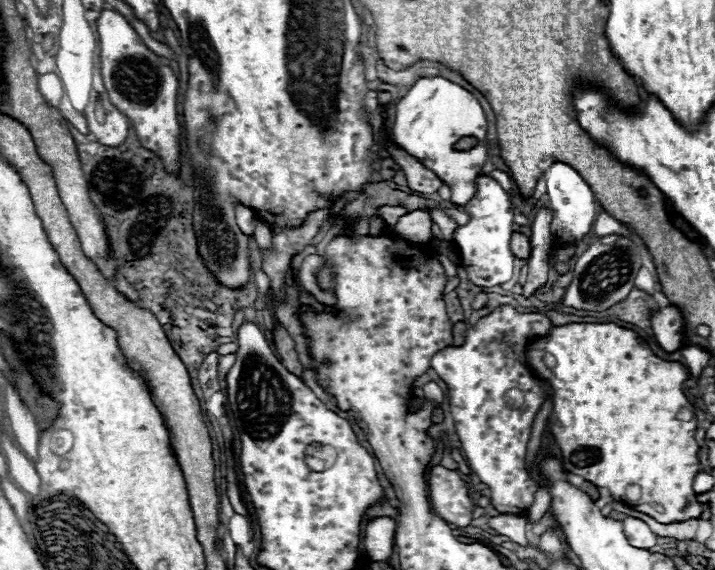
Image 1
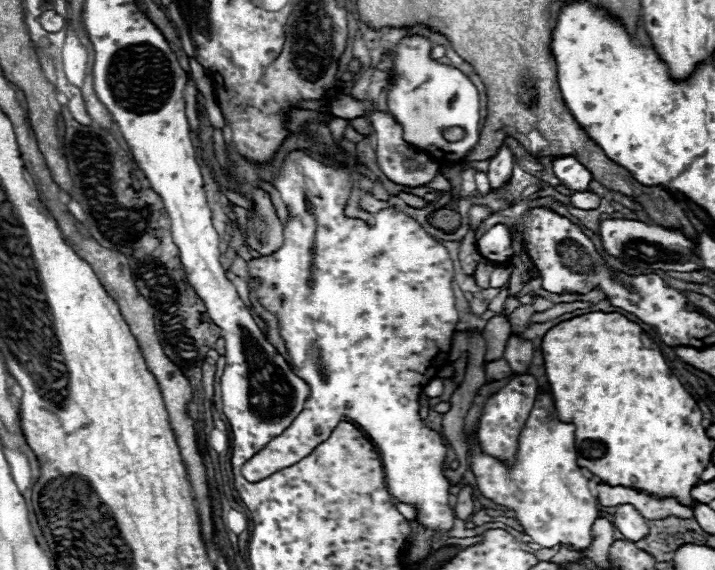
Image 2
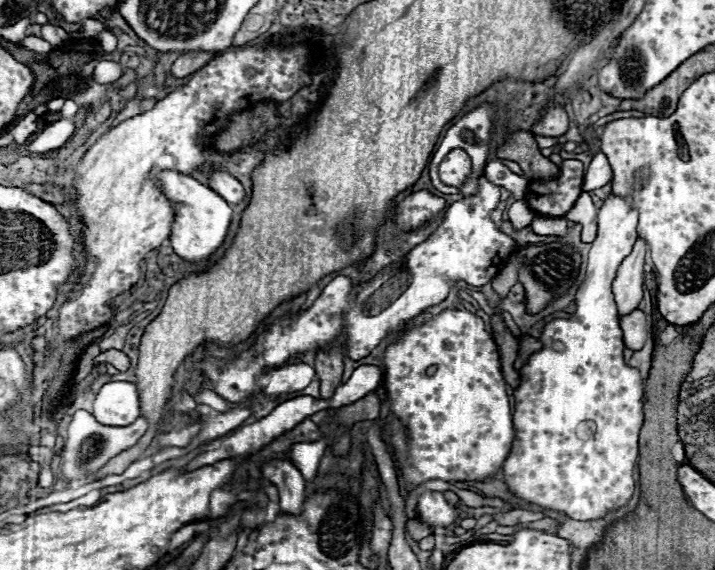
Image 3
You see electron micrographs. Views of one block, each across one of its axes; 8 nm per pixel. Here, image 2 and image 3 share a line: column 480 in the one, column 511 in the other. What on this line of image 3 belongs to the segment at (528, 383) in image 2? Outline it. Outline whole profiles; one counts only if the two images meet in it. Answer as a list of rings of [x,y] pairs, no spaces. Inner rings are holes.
[[[442,310],[428,322],[404,330],[396,342],[386,346],[382,368],[384,390],[394,416],[390,422],[390,446],[408,492],[428,480],[460,482],[488,480],[496,476],[510,454],[516,432],[506,394],[506,380],[500,370],[498,346],[494,344],[492,334],[486,332],[482,318],[470,310]],[[432,364],[436,364],[438,370],[434,376],[426,376],[426,368]]]

